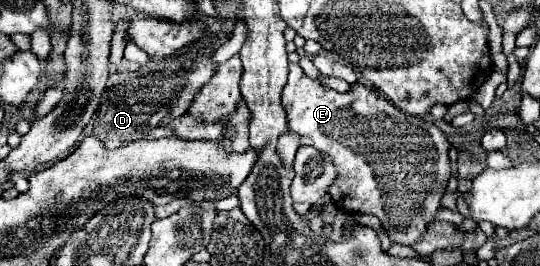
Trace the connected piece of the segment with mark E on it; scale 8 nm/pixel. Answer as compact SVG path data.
M289 63L289 81L283 89L283 105L289 129L301 135L301 145L311 145L333 159L337 167L337 179L329 187L329 195L341 211L349 215L375 215L381 221L385 233L389 233L389 239L403 241L401 245L411 247L423 239L427 225L433 223L437 211L441 209L441 199L451 177L447 155L449 141L445 133L435 127L435 123L427 123L423 117L401 113L401 109L359 81L353 83L347 93L327 89L317 79L307 77L297 63Z

